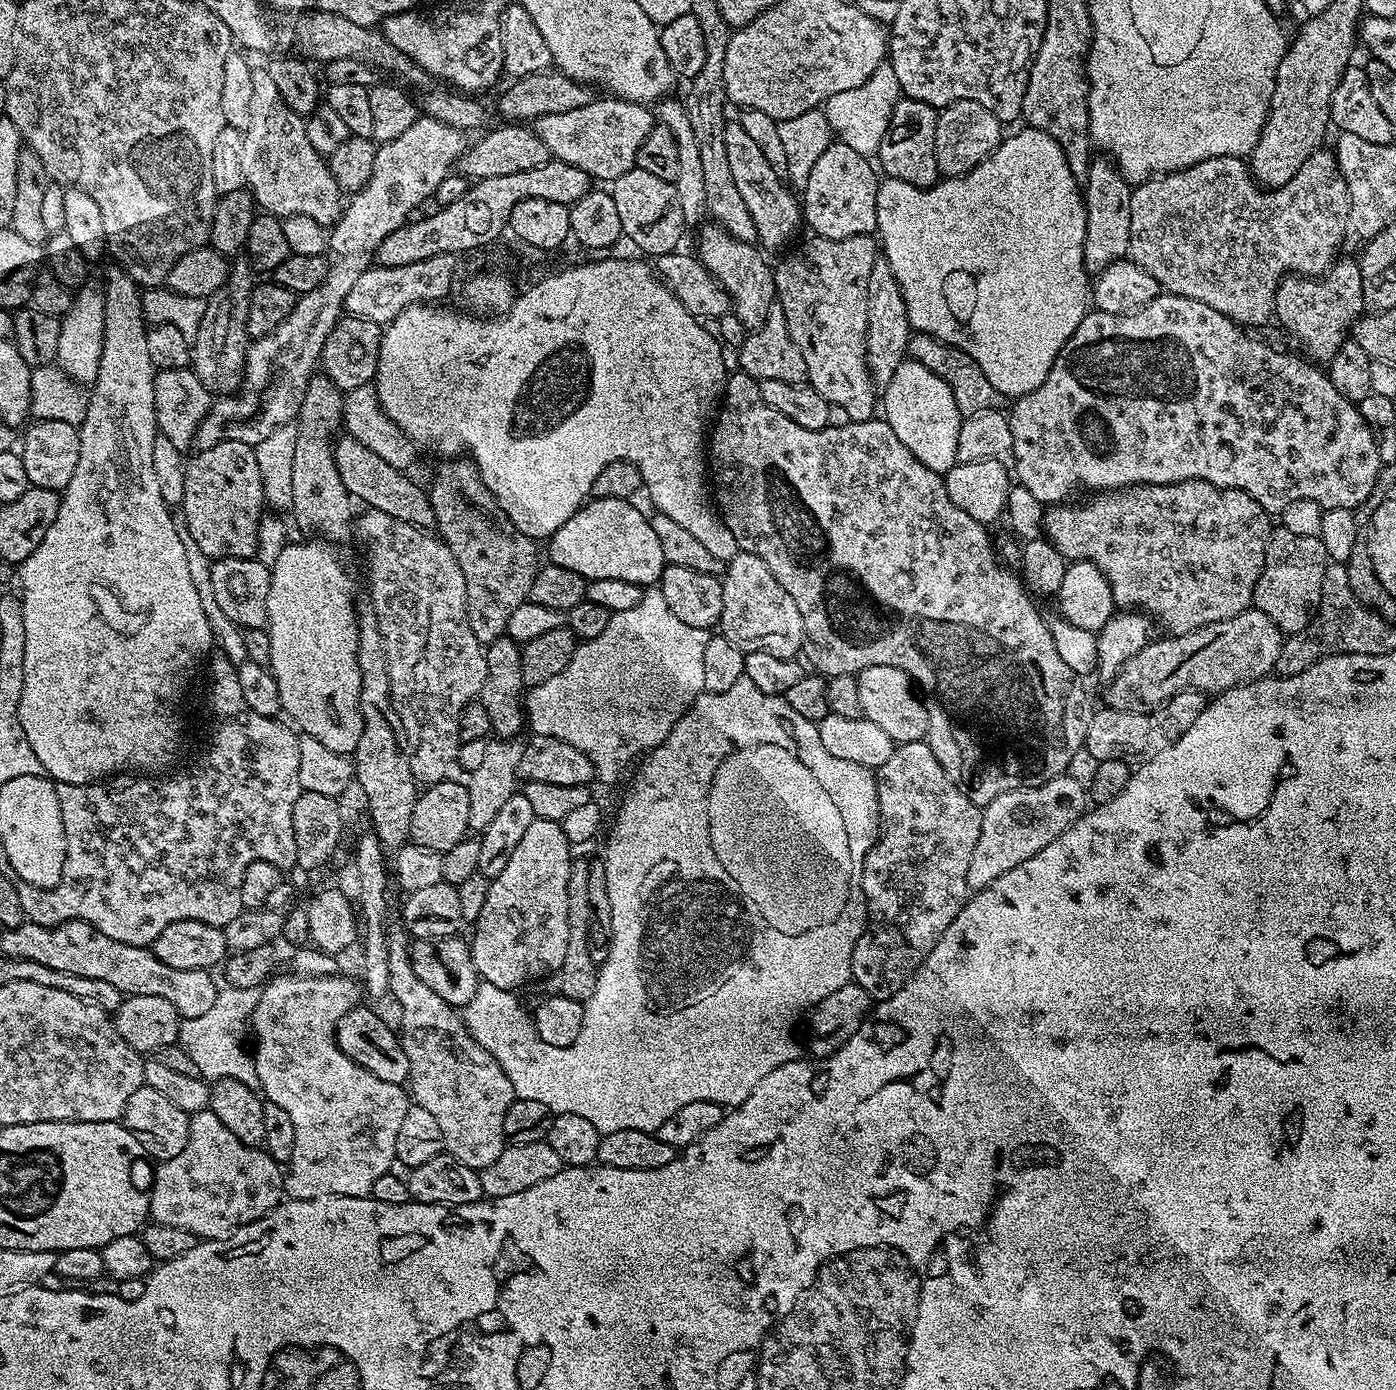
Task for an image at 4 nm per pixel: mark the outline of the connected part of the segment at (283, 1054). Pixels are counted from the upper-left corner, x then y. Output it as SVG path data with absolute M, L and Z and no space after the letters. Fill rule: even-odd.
M341 974L332 976L280 975L273 975L268 983L259 989L260 997L252 1012L250 1032L253 1037L256 1035L254 1057L259 1091L267 1103L274 1106L282 1106L282 1110L286 1110L286 1114L290 1114L290 1119L294 1126L294 1154L292 1155L292 1161L286 1166L287 1195L294 1200L313 1200L314 1198L322 1198L323 1196L371 1197L374 1182L378 1182L378 1178L382 1178L382 1174L393 1171L394 1165L397 1163L396 1143L398 1142L398 1129L402 1127L402 1118L406 1118L406 1110L410 1103L409 1093L399 1084L382 1082L382 1078L374 1078L374 1074L370 1074L370 1070L366 1070L362 1066L355 1064L340 1049L340 1045L336 1039L338 1022L351 1008L357 1007L361 1003L360 996L362 998L361 985L353 977Z

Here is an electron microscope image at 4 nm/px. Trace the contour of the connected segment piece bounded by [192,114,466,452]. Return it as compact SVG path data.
M420 114L417 115L414 126L409 126L399 138L377 147L372 177L366 182L366 186L362 186L360 191L349 199L352 200L349 204L347 201L340 219L336 221L328 236L330 263L327 278L314 290L297 295L294 310L286 314L286 322L278 322L278 326L274 326L270 334L257 336L249 343L244 363L244 383L235 394L224 394L213 399L212 409L208 411L192 439L192 448L196 452L210 450L210 446L218 446L218 442L227 440L255 446L262 442L262 438L270 438L270 434L287 429L299 417L302 398L306 398L306 386L310 384L310 378L320 363L322 346L326 338L330 338L330 330L334 330L341 316L345 315L346 294L350 294L354 282L358 282L364 271L373 265L376 247L380 245L382 238L409 223L413 215L411 212L427 196L428 199L435 197L438 186L453 171L466 147L466 139L464 140L460 132L463 131L455 124L440 122Z

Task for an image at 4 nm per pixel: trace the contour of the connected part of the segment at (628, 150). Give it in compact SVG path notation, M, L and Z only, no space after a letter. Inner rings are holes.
M595 98L586 106L566 113L546 114L531 121L530 127L548 148L549 157L570 162L586 170L593 181L611 182L636 167L638 146L654 123L654 112L647 104L619 98Z

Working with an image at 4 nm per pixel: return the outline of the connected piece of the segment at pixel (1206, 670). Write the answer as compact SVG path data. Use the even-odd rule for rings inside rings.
M1251 607L1247 612L1238 614L1234 618L1207 624L1181 636L1168 634L1163 638L1165 640L1153 639L1145 648L1138 650L1138 654L1134 654L1134 658L1130 658L1116 671L1116 675L1107 681L1105 688L1108 689L1104 692L1103 701L1107 707L1127 712L1153 712L1165 700L1185 690L1219 694L1225 692L1227 688L1249 684L1251 680L1263 680L1275 669L1286 636L1269 616L1259 612L1256 607Z

